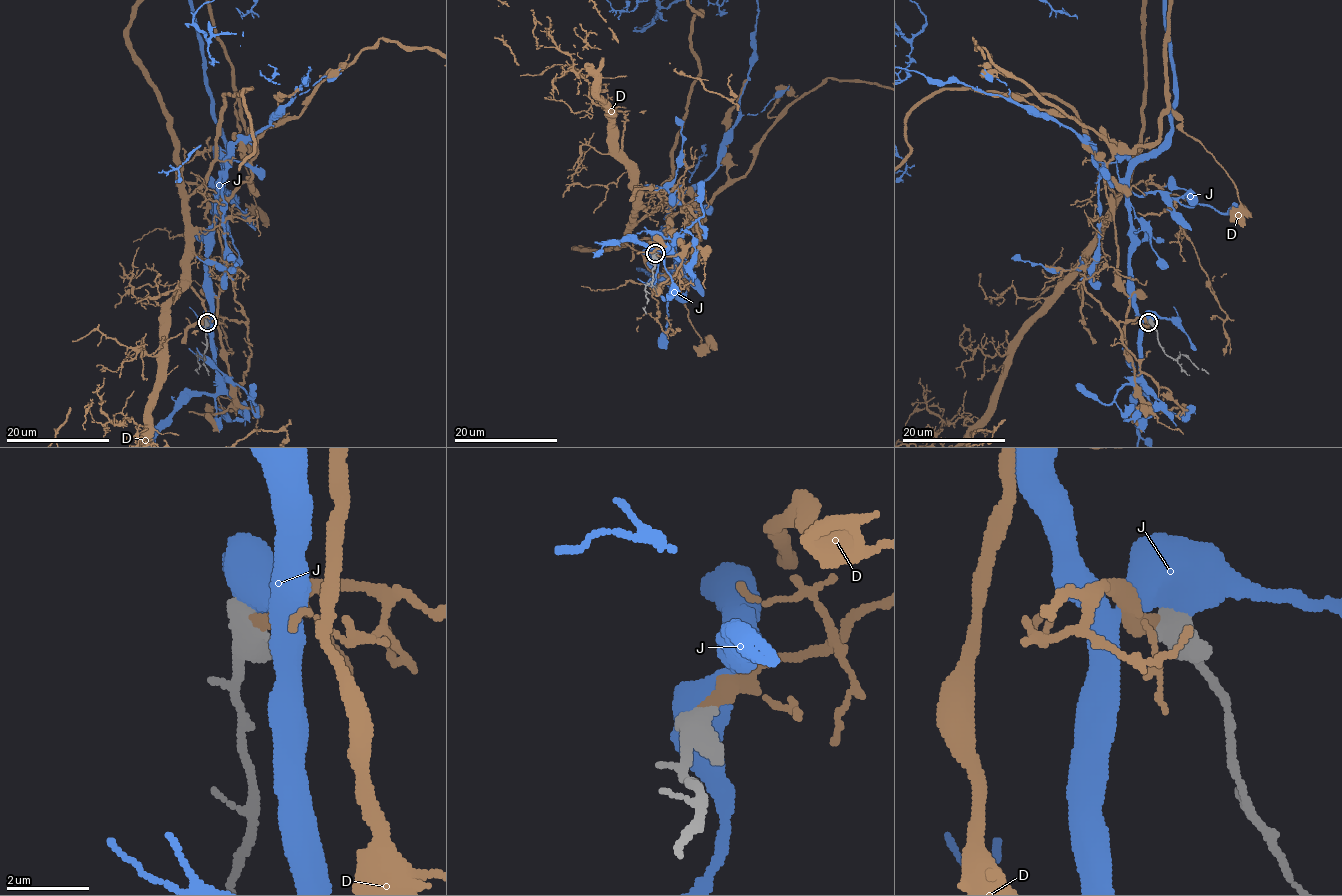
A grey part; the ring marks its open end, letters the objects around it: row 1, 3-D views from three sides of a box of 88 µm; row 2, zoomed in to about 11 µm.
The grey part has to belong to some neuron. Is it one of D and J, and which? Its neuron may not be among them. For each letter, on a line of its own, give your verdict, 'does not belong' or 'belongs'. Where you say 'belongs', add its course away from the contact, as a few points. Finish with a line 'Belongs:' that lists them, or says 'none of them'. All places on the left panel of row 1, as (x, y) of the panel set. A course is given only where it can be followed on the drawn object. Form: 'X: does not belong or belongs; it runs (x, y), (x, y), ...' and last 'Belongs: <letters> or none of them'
D: belongs
J: does not belong
Belongs: D

